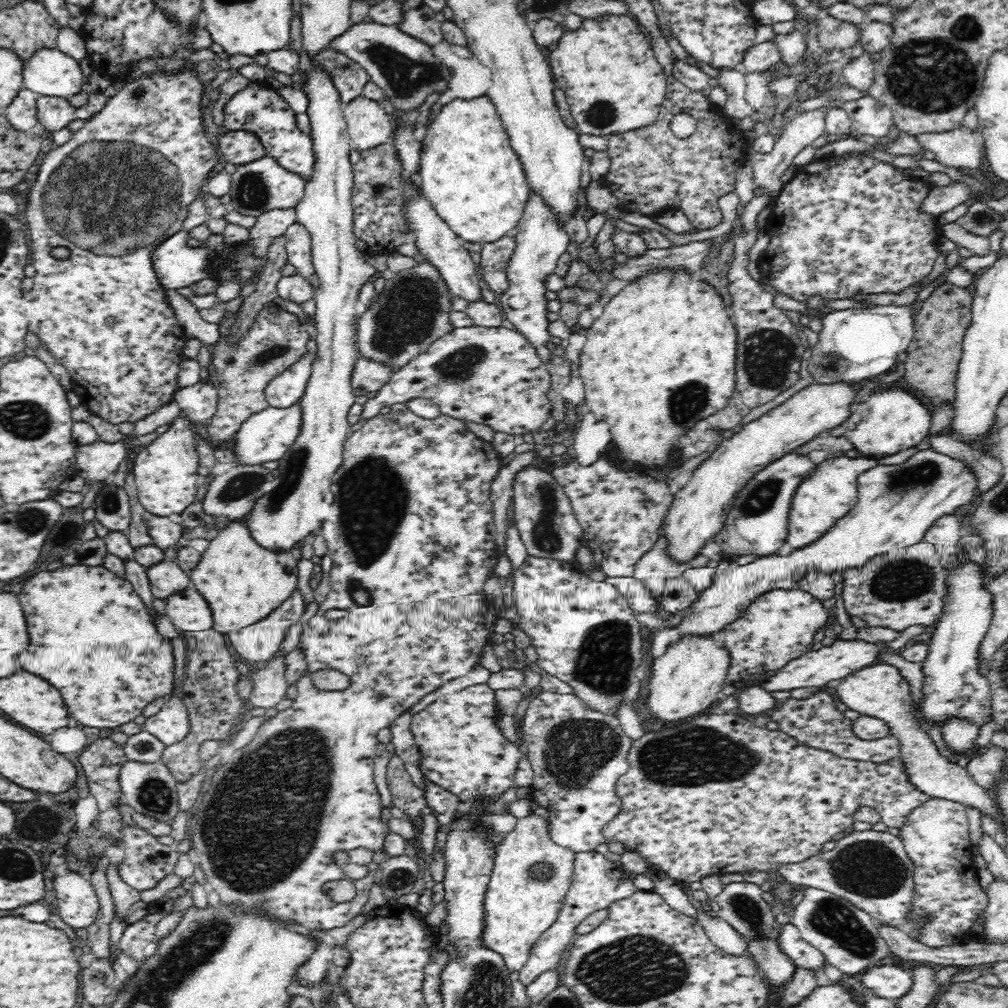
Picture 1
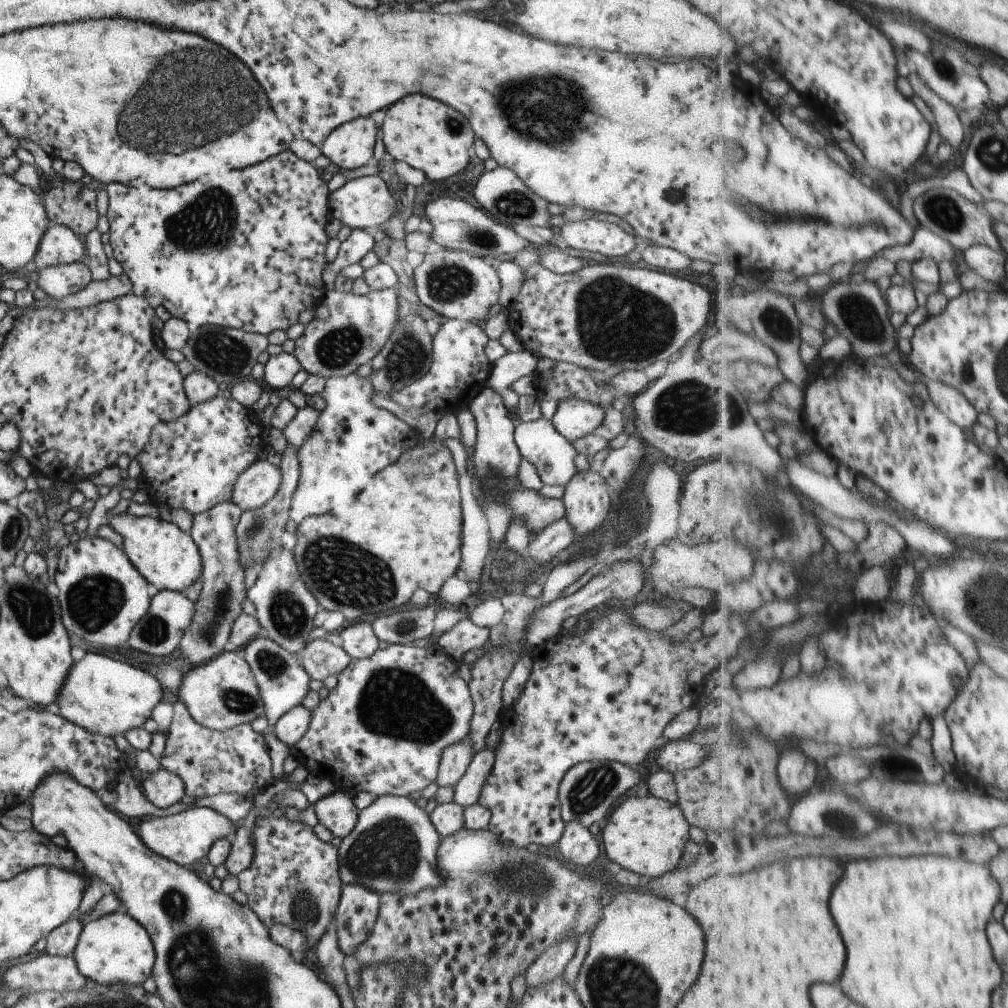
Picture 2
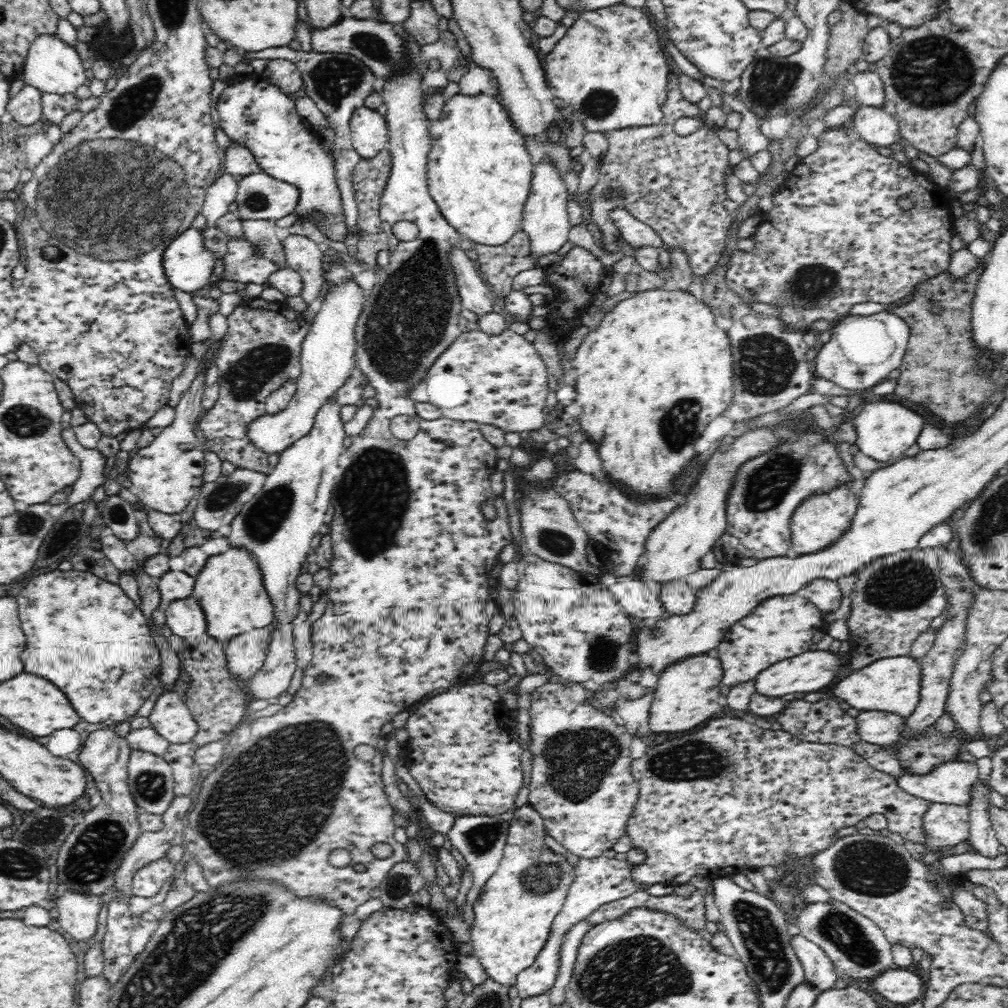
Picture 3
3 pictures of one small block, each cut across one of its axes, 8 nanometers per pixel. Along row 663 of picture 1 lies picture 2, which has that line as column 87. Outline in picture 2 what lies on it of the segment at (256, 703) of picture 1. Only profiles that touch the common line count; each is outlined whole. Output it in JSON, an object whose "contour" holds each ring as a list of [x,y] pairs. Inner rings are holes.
{"contour":[[[69,262],[35,272],[37,286],[51,299],[62,299],[83,290],[91,282],[90,270],[84,262]]]}

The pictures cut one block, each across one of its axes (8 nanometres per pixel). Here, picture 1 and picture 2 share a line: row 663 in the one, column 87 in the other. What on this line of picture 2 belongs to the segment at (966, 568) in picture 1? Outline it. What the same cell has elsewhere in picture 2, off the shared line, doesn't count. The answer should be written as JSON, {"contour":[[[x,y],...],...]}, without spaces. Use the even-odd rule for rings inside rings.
{"contour":[[[123,910],[84,923],[71,955],[81,976],[100,985],[139,986],[151,976],[154,962],[151,938],[141,924]]]}

